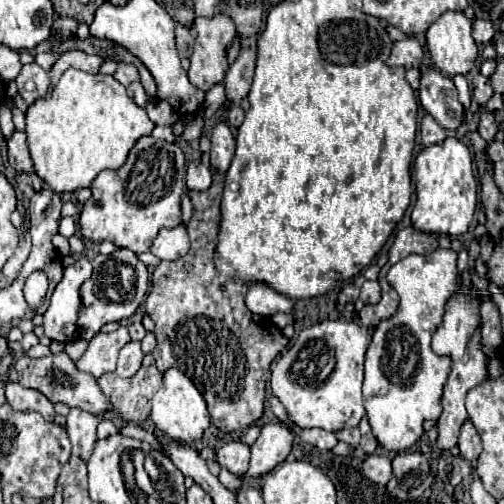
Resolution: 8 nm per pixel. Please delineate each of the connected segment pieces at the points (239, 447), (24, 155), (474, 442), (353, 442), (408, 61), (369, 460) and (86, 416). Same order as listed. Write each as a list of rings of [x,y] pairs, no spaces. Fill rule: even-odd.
[[[228,442],[218,450],[218,462],[232,474],[244,474],[250,462],[250,448],[244,442]]]
[[[14,130],[10,138],[6,138],[8,144],[8,162],[18,172],[32,172],[32,160],[30,152],[26,148],[26,136],[20,130]]]
[[[470,420],[464,422],[462,426],[462,432],[460,432],[460,454],[466,458],[466,460],[476,460],[482,452],[482,440],[480,440],[480,434],[476,432],[474,424]]]
[[[344,428],[344,430],[340,430],[336,434],[336,438],[342,440],[342,442],[346,442],[346,444],[350,444],[352,448],[356,448],[358,442],[360,442],[360,430],[358,428]]]
[[[406,38],[402,42],[394,42],[394,52],[386,64],[402,66],[402,68],[418,68],[424,62],[424,48],[416,38]]]
[[[370,454],[362,462],[362,470],[374,484],[386,486],[386,482],[390,480],[390,472],[392,472],[390,458],[382,456],[382,454]]]
[[[72,408],[66,418],[66,430],[72,442],[72,456],[78,456],[84,462],[88,462],[96,444],[96,426],[100,420],[98,416],[84,412],[80,408]]]

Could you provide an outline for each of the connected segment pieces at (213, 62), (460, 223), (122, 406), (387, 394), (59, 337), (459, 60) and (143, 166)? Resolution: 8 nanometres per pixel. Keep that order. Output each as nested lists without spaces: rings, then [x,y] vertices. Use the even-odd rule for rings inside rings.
[[[218,14],[212,18],[196,18],[194,30],[196,44],[190,56],[188,78],[196,88],[208,92],[214,84],[224,82],[228,70],[226,50],[236,36],[236,28],[228,16]]]
[[[448,136],[442,144],[424,148],[414,160],[416,176],[416,204],[412,210],[412,226],[428,234],[460,236],[468,230],[474,210],[478,182],[473,173],[473,157],[468,146],[454,136]]]
[[[156,366],[140,368],[132,378],[120,378],[106,372],[98,378],[98,386],[112,404],[112,412],[124,422],[142,424],[150,416],[150,400],[162,384],[162,374]]]
[[[438,248],[428,256],[410,254],[388,270],[388,282],[400,294],[400,304],[394,316],[380,320],[374,328],[364,366],[364,408],[378,444],[398,452],[410,448],[424,434],[424,420],[442,412],[442,388],[452,360],[434,354],[430,340],[442,324],[446,302],[460,290],[456,252]]]
[[[86,258],[64,268],[64,278],[54,288],[50,306],[44,312],[44,334],[56,342],[72,342],[78,334],[78,316],[82,310],[80,286],[92,276],[92,264]]]
[[[446,12],[428,28],[426,46],[444,76],[468,74],[474,68],[478,46],[470,32],[472,20],[464,12]]]
[[[142,136],[134,148],[128,154],[128,160],[122,168],[118,170],[104,170],[96,176],[92,182],[92,198],[84,204],[80,212],[80,228],[86,240],[100,244],[104,240],[130,248],[134,252],[146,252],[152,246],[154,236],[158,234],[160,228],[174,228],[182,220],[180,212],[180,198],[184,194],[186,186],[186,160],[184,152],[176,142],[166,142],[166,140],[156,140],[152,136]]]

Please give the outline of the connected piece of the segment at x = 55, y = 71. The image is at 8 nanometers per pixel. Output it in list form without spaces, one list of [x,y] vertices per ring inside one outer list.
[[[68,50],[64,54],[60,54],[60,58],[56,60],[56,64],[50,70],[50,80],[52,84],[56,84],[60,80],[60,76],[68,70],[68,68],[78,68],[84,72],[98,72],[98,68],[104,64],[104,60],[96,54],[86,54],[82,50]]]

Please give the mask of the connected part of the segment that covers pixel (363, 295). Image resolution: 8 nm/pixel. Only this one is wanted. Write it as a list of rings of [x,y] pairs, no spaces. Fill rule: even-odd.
[[[366,280],[362,284],[362,288],[360,288],[360,300],[364,304],[378,304],[378,300],[380,300],[380,286],[378,286],[378,282]]]

